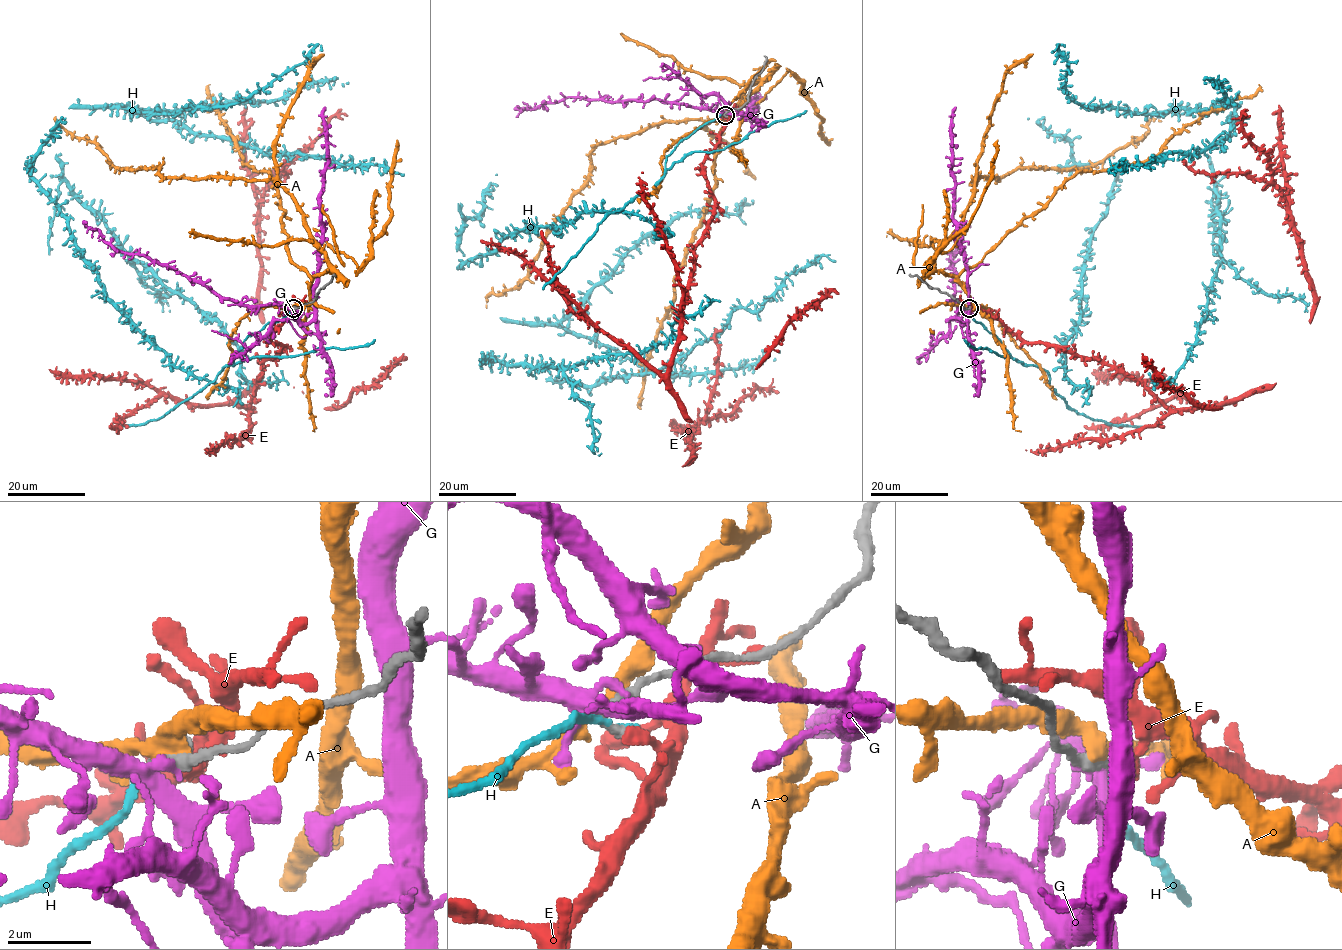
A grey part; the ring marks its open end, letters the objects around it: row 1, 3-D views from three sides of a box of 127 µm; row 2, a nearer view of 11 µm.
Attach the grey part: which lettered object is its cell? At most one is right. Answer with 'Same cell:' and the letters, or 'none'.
Same cell: H

